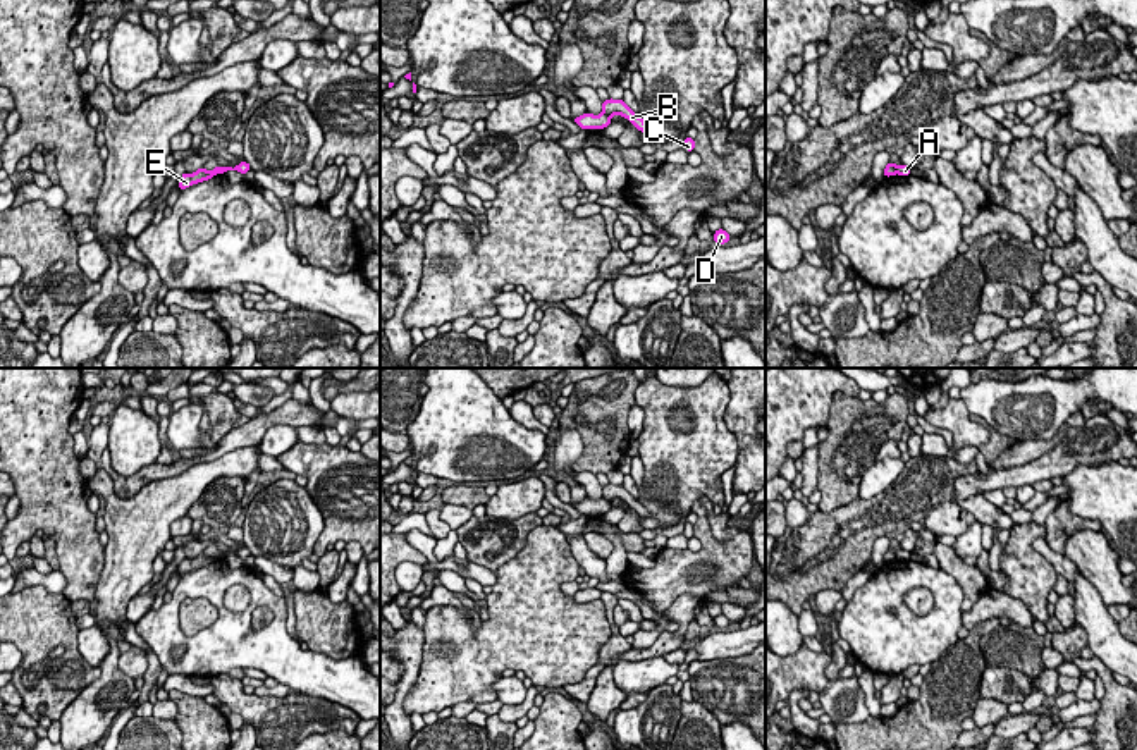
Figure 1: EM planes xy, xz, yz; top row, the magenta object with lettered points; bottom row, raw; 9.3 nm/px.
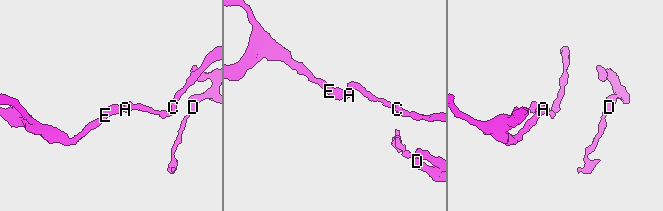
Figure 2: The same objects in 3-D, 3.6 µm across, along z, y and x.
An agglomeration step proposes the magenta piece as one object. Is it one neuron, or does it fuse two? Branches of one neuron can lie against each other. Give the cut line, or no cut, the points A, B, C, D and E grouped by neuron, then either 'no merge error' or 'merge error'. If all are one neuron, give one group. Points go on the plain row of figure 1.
xz (602, 496), (609, 503) | A E / B C D | merge error

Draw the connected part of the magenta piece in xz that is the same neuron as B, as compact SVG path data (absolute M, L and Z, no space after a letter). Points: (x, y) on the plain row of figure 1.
M605 485L602 487L602 497L609 502L623 501L628 504L638 516L650 518L650 513L645 509L642 502L638 502L623 485Z

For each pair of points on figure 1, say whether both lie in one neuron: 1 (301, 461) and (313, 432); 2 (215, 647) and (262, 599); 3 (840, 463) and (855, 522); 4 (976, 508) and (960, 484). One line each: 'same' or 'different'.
1: different
2: same
3: different
4: different

